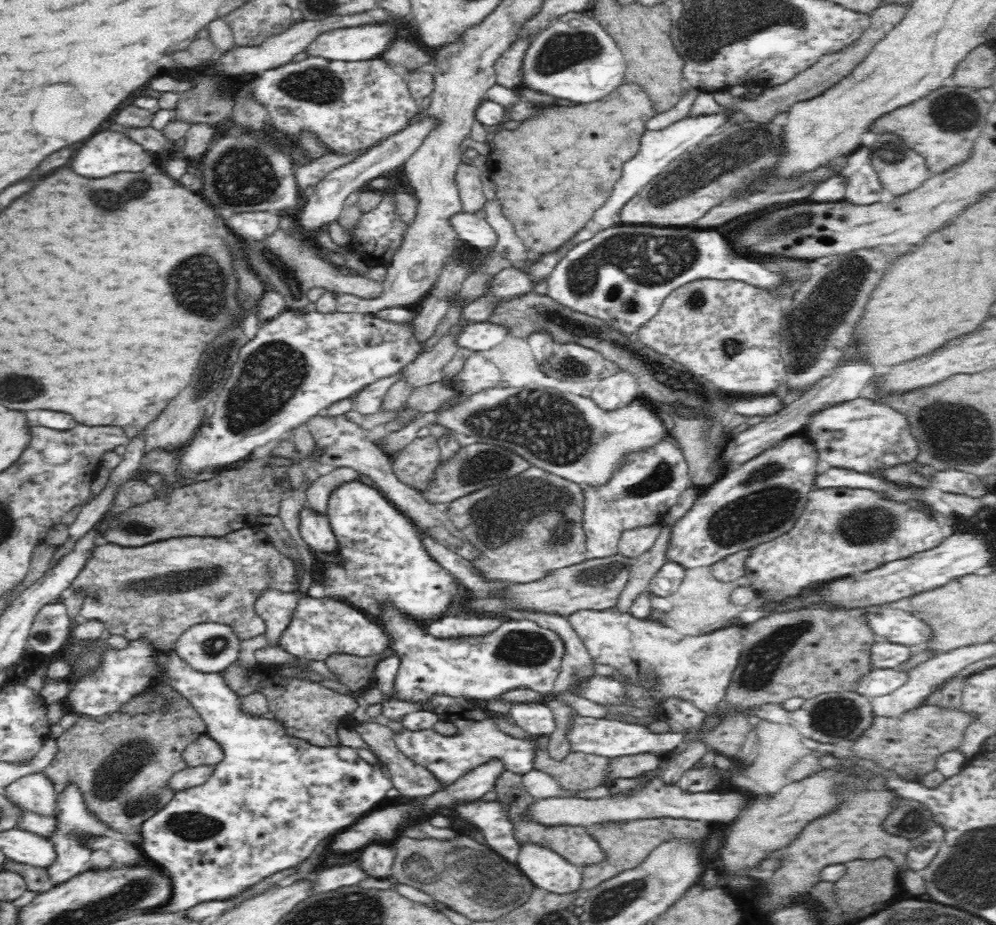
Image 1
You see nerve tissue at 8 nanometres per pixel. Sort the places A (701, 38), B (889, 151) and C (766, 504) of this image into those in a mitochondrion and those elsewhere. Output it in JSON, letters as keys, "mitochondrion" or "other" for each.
{"A":"mitochondrion","B":"mitochondrion","C":"mitochondrion"}

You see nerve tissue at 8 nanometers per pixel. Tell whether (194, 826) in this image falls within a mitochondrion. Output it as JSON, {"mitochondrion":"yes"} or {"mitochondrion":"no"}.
{"mitochondrion":"yes"}

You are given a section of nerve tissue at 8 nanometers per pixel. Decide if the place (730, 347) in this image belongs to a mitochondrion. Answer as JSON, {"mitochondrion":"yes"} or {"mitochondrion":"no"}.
{"mitochondrion":"yes"}

